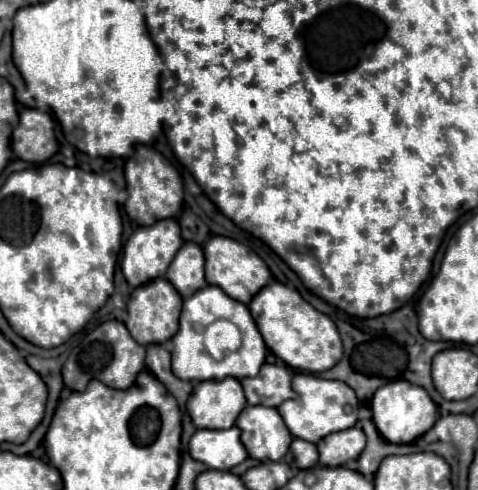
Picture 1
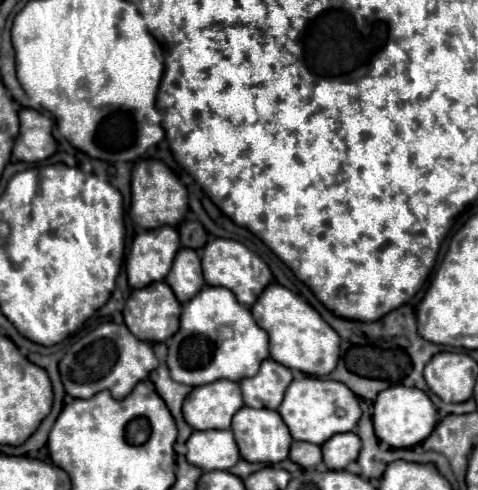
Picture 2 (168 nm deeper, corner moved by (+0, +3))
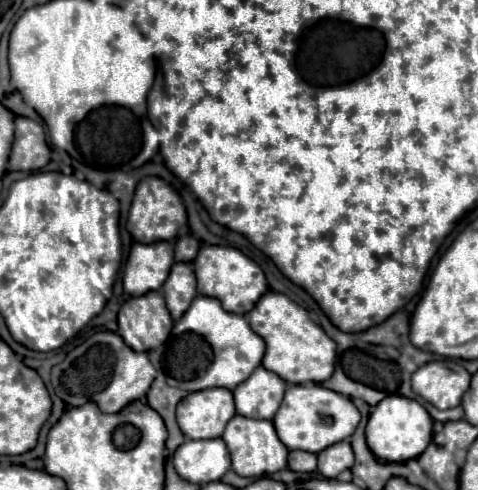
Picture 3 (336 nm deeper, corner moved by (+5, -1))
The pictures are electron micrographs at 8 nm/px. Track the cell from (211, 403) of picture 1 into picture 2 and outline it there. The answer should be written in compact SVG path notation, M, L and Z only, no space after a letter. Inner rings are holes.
M216 380L214 384L198 386L186 396L182 412L184 420L194 430L230 428L232 416L244 406L238 382Z

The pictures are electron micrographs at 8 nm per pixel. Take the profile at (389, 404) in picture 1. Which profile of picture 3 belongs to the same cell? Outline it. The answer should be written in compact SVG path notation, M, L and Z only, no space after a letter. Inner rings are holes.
M387 396L381 404L373 406L369 422L365 426L365 440L369 450L385 462L407 462L417 456L429 446L433 436L433 420L427 410L417 402L403 396Z

